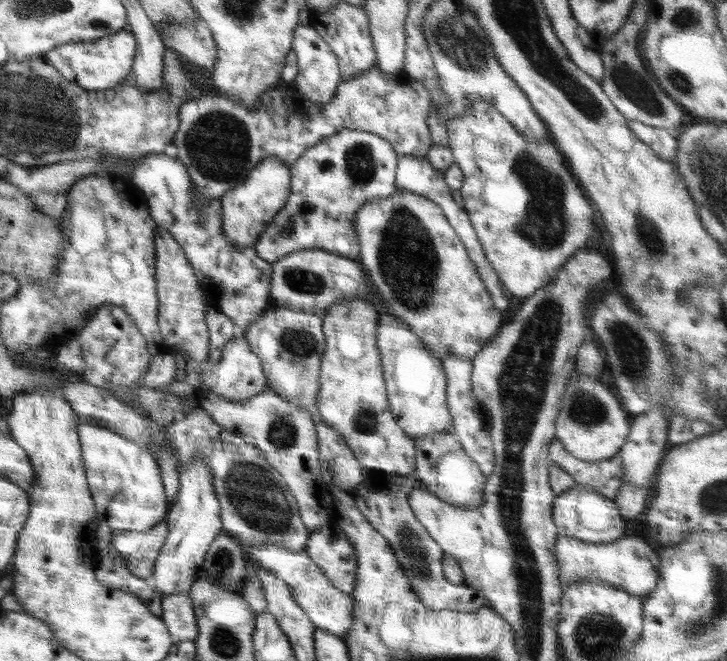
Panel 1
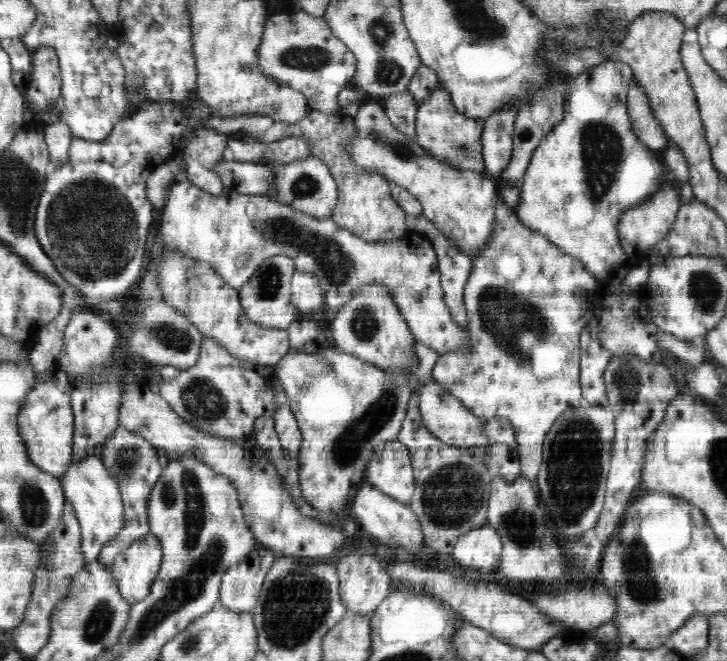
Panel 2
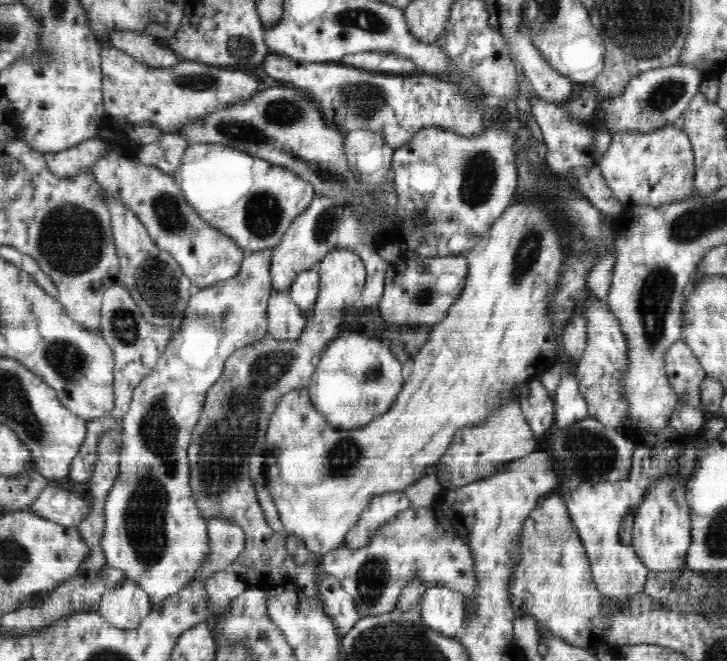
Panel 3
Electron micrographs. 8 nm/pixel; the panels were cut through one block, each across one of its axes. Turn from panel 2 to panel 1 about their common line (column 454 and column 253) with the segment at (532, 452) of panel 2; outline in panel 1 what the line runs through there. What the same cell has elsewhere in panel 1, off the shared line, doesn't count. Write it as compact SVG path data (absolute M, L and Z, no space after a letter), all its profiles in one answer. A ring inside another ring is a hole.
M243 336L234 338L230 344L224 345L222 358L220 358L218 364L206 362L206 366L201 370L200 378L202 382L201 390L208 391L226 401L244 401L268 389L262 364L249 348L248 342Z

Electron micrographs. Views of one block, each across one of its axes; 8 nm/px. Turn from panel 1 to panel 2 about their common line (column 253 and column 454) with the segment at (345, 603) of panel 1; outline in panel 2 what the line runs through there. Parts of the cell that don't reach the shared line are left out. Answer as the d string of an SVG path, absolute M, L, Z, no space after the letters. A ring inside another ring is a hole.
M490 524L465 532L456 541L452 558L462 567L477 571L492 571L501 564L503 542Z

